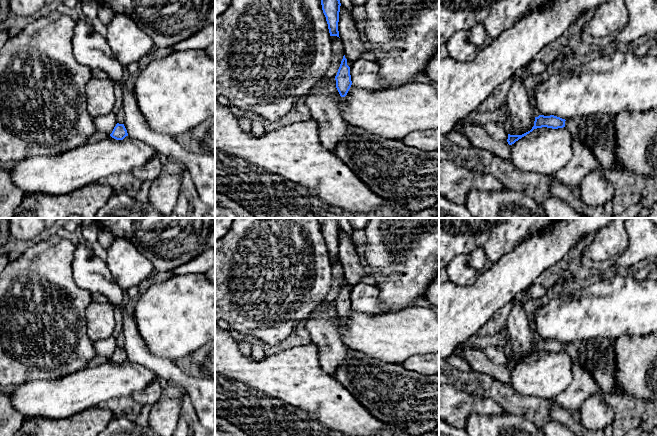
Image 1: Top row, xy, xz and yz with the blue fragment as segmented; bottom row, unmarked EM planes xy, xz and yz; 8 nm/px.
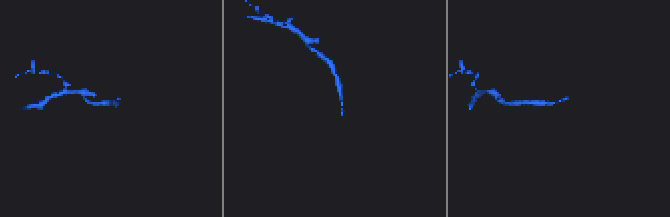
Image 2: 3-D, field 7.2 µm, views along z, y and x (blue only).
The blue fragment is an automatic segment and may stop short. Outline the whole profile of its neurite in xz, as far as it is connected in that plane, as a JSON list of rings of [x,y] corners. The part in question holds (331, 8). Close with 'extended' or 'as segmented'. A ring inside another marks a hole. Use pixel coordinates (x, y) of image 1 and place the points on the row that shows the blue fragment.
[[[321,0],[322,10],[326,17],[330,36],[339,37],[338,22],[340,12],[340,0]]]; as segmented

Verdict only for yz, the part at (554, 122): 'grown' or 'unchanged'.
grown

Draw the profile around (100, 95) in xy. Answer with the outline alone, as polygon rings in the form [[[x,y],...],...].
[[[91,78],[86,89],[87,110],[93,118],[113,111],[116,97],[114,83],[110,79]]]

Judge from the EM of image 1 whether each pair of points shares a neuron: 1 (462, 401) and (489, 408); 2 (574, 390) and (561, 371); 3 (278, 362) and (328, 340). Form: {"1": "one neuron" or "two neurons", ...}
{"1": "one neuron", "2": "two neurons", "3": "two neurons"}

